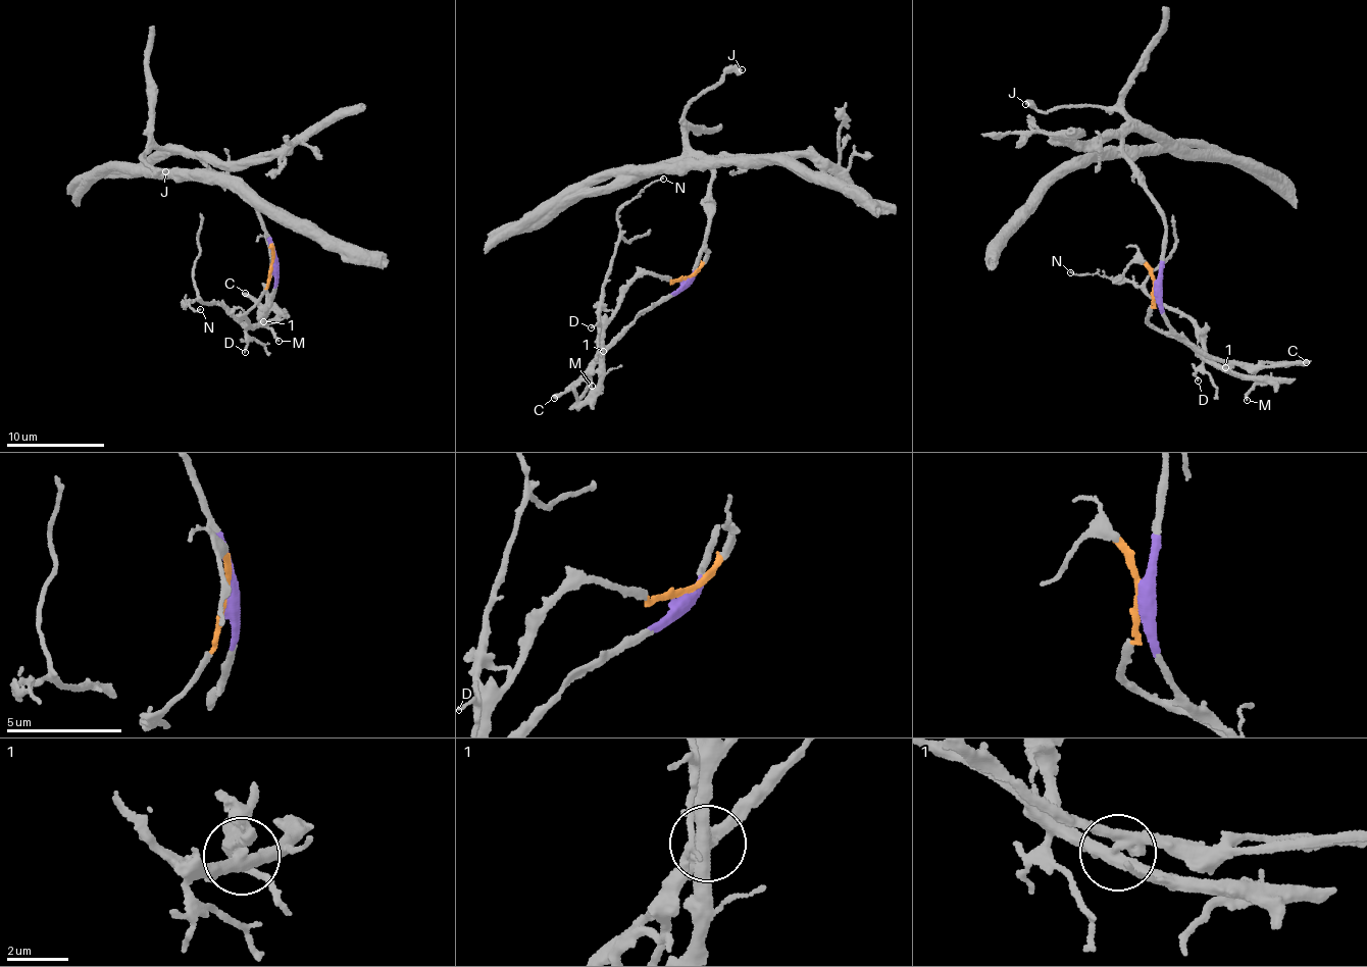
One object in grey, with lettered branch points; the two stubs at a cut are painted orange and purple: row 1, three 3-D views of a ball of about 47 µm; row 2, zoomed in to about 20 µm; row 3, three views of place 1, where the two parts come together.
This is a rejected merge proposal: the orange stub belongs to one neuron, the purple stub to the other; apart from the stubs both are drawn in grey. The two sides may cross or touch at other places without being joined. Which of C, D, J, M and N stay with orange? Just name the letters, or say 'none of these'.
D, M, N

